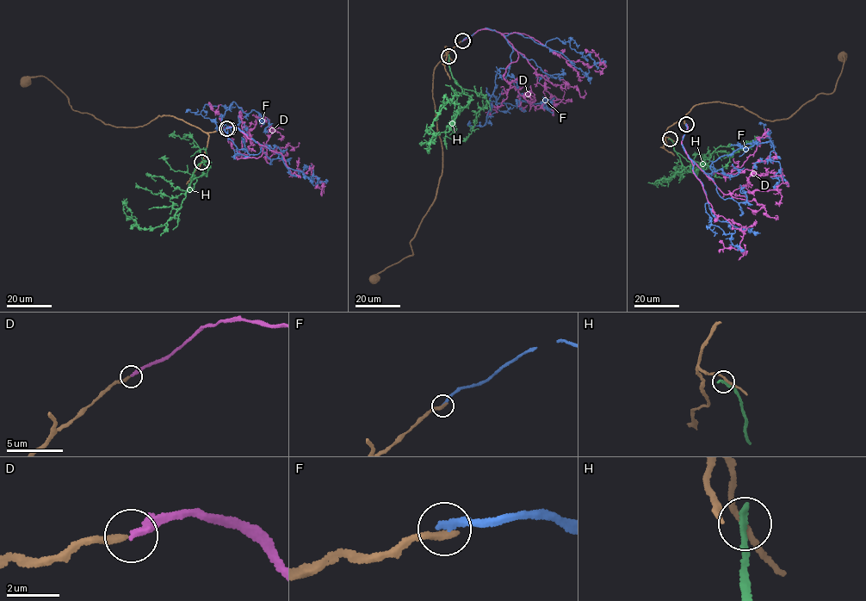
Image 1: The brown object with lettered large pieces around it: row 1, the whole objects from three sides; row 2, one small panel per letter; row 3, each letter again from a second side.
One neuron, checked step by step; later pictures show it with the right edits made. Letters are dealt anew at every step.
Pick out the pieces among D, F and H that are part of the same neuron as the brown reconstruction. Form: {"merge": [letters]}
{"merge": ["D"]}

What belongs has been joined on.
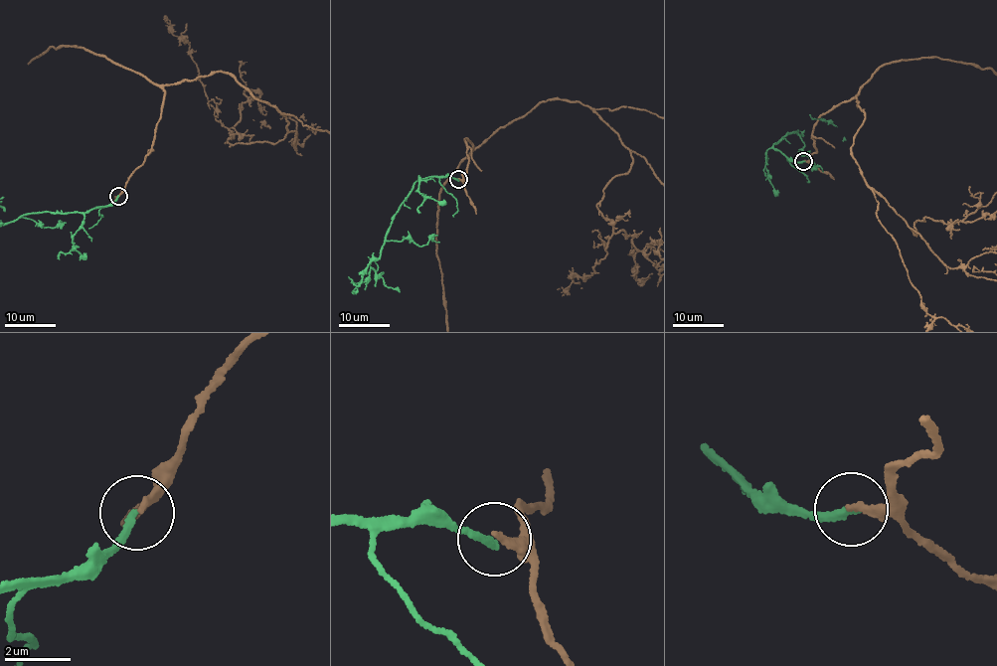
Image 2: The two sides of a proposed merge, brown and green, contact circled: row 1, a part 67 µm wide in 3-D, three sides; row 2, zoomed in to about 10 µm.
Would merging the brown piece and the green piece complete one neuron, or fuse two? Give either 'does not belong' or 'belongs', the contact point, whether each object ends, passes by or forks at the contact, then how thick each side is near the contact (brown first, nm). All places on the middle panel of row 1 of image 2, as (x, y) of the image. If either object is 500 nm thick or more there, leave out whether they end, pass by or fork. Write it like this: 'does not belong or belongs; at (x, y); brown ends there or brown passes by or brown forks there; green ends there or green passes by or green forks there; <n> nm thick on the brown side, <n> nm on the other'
does not belong; at (458, 179); brown ends there; green ends there; 220 nm thick on the brown side, 240 nm on the other

